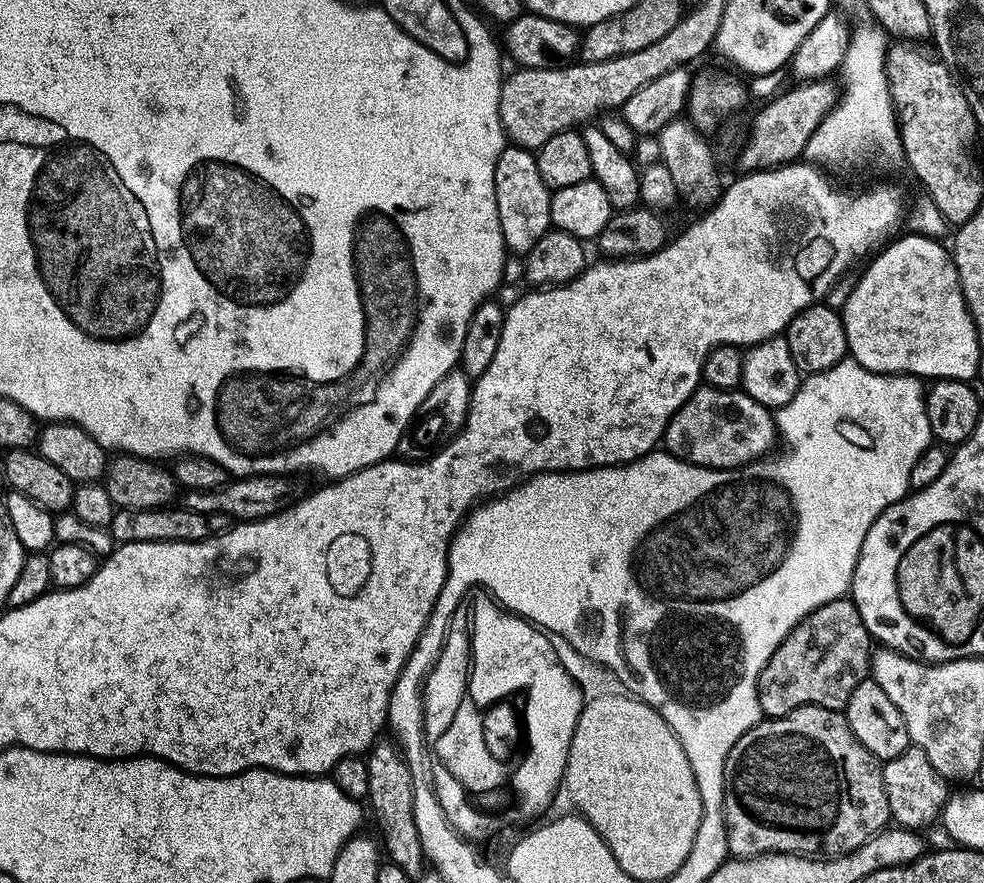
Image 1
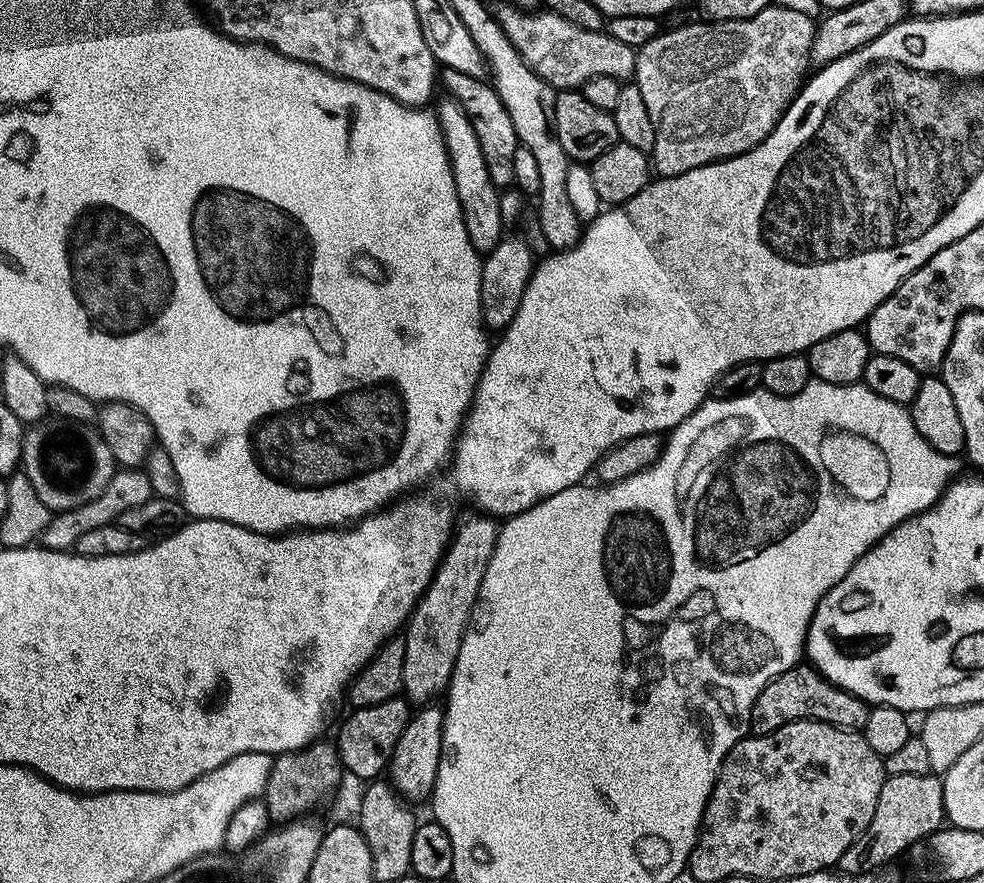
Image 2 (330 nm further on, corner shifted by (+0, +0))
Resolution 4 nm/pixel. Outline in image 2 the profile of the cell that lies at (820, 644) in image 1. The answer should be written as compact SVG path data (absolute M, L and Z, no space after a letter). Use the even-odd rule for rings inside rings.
M800 662L795 668L778 674L765 686L762 694L758 694L752 707L750 732L753 736L761 736L762 734L770 734L790 722L817 720L847 732L863 733L868 709L869 705L865 701L846 690L842 690L837 684L831 684L811 664Z

